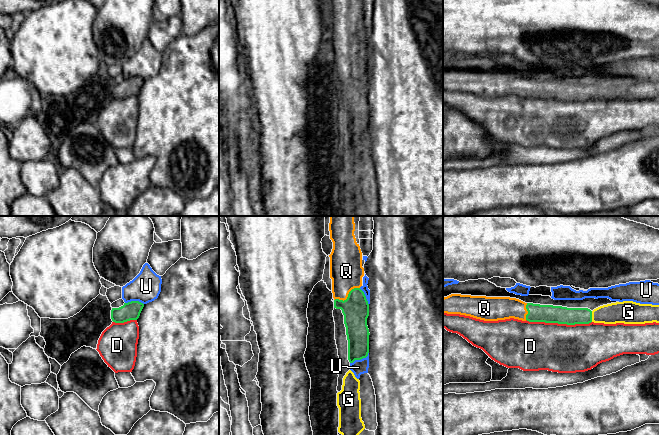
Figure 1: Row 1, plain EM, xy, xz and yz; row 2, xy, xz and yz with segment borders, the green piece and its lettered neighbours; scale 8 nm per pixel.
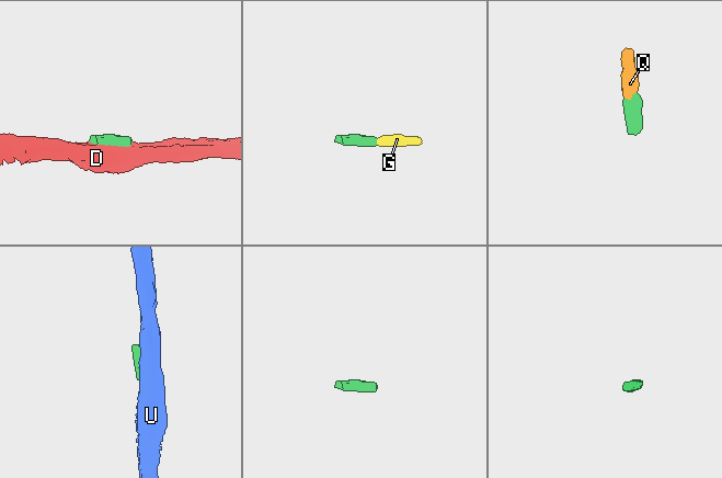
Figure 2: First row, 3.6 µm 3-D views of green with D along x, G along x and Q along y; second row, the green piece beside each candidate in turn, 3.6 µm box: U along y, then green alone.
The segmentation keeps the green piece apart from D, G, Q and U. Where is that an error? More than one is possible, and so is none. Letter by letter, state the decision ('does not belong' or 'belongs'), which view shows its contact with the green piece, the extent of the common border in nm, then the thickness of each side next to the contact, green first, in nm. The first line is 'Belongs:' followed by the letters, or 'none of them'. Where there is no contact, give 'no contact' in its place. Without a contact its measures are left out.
Belongs: G, Q
D: does not belong; meets green in yz; contact 550 nm long; 140 nm thick on the green side, 400 nm on the other
G: belongs; meets green in yz; contact 90 nm long; 140 nm thick on the green side, 180 nm on the other
Q: belongs; meets green in xz; contact 240 nm long; 220 nm thick on the green side, 260 nm on the other
U: does not belong; meets green in xz; contact 180 nm long; 180 nm thick on the green side, 120 nm on the other

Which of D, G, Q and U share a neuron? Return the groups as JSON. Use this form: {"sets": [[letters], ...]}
{"sets": [["D"], ["G", "Q"], ["U"]]}

